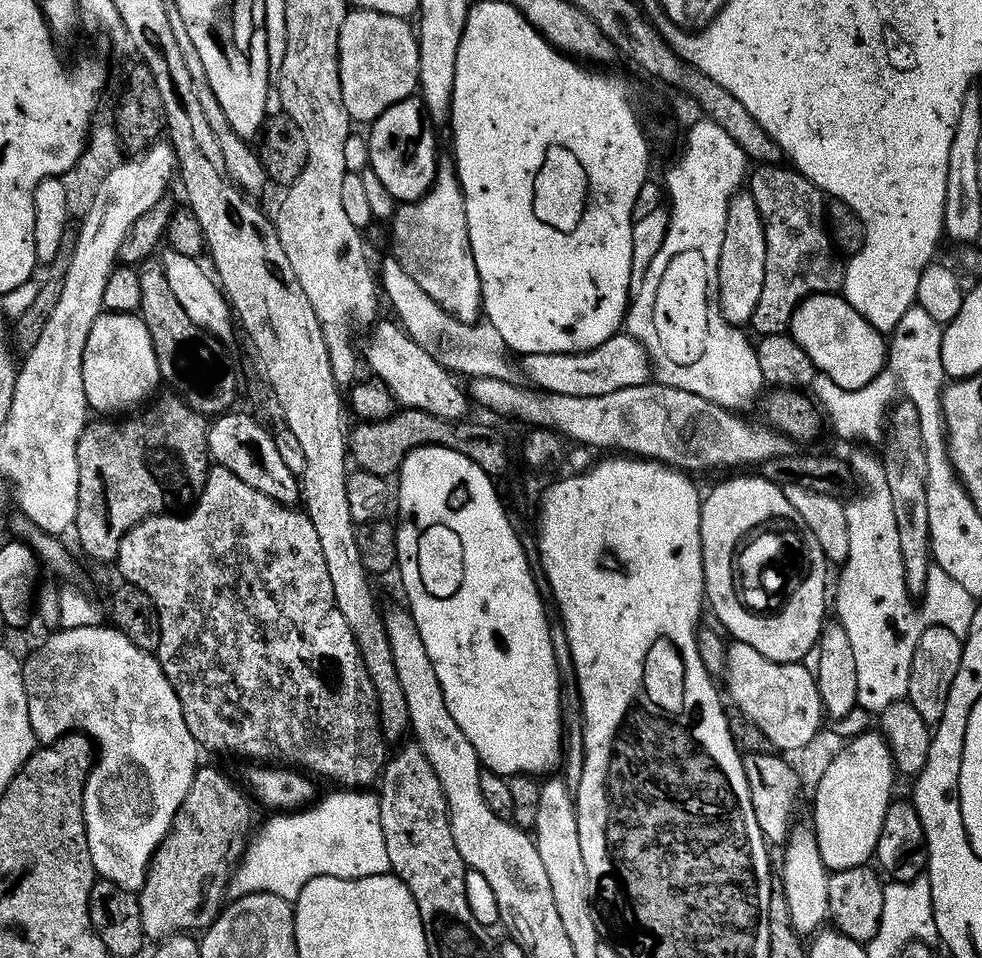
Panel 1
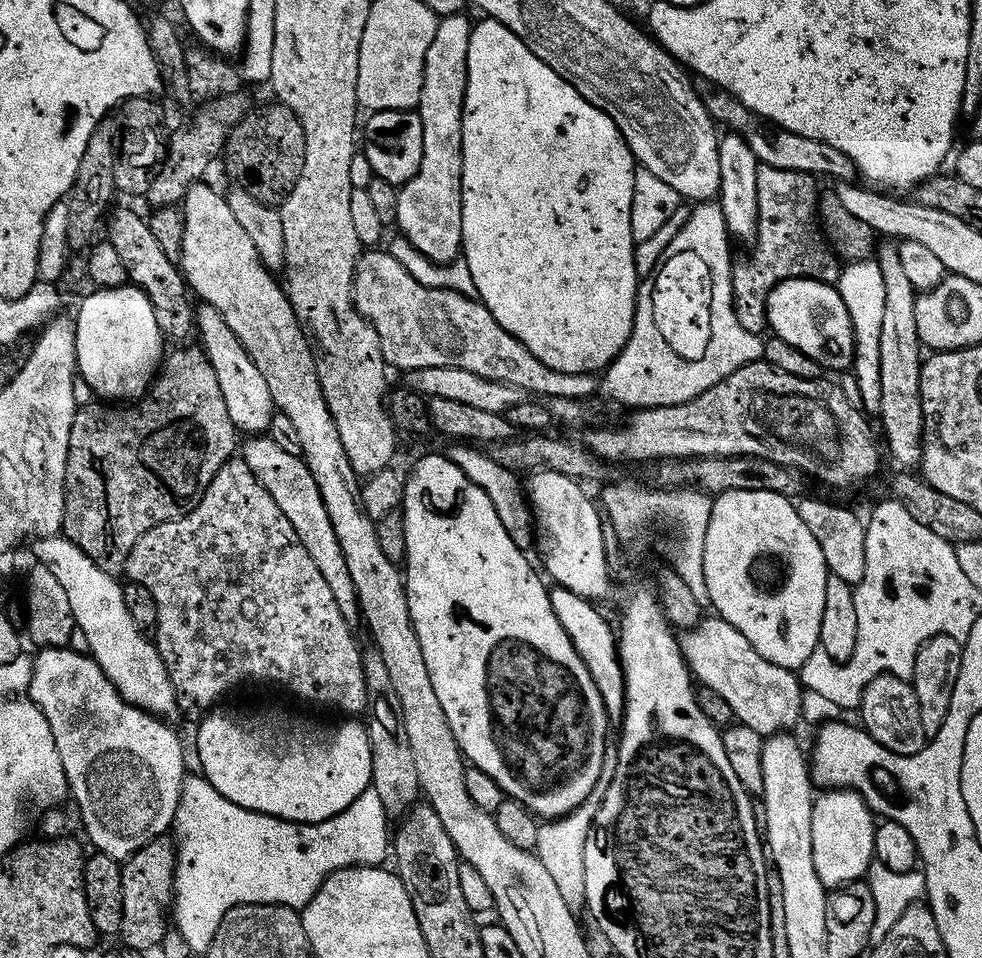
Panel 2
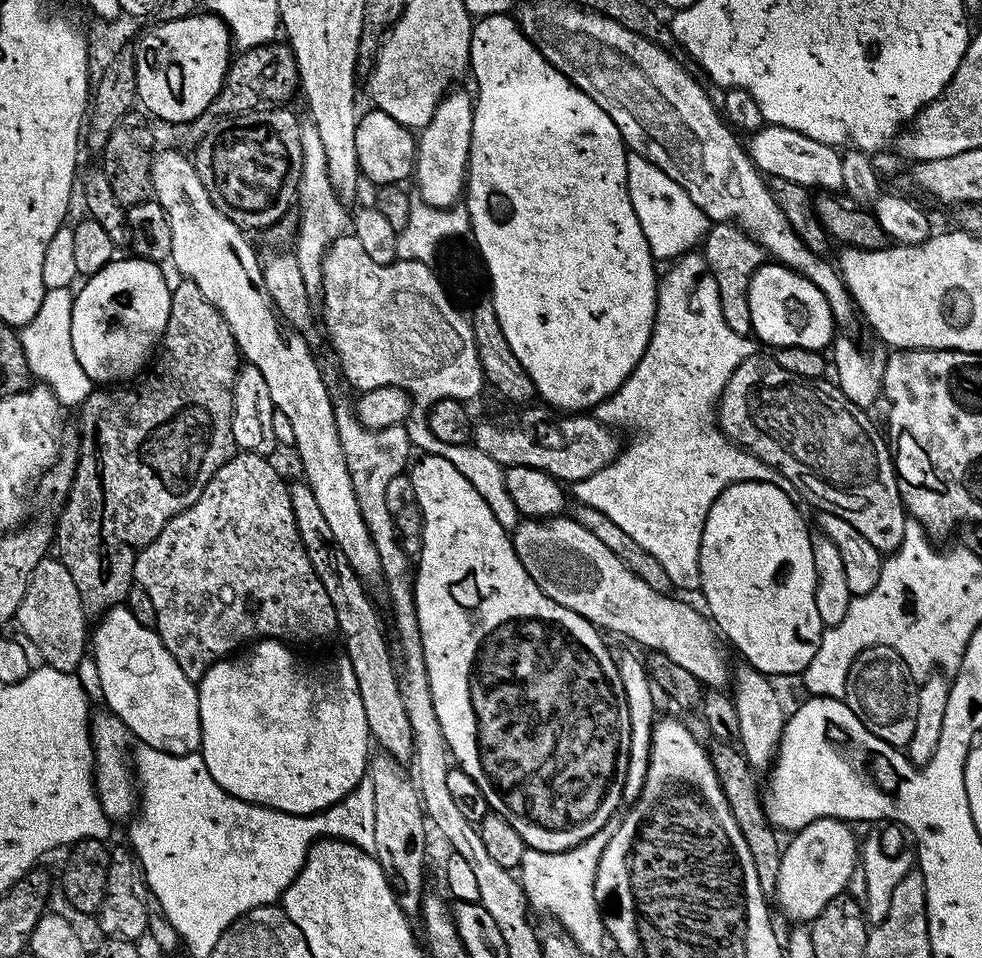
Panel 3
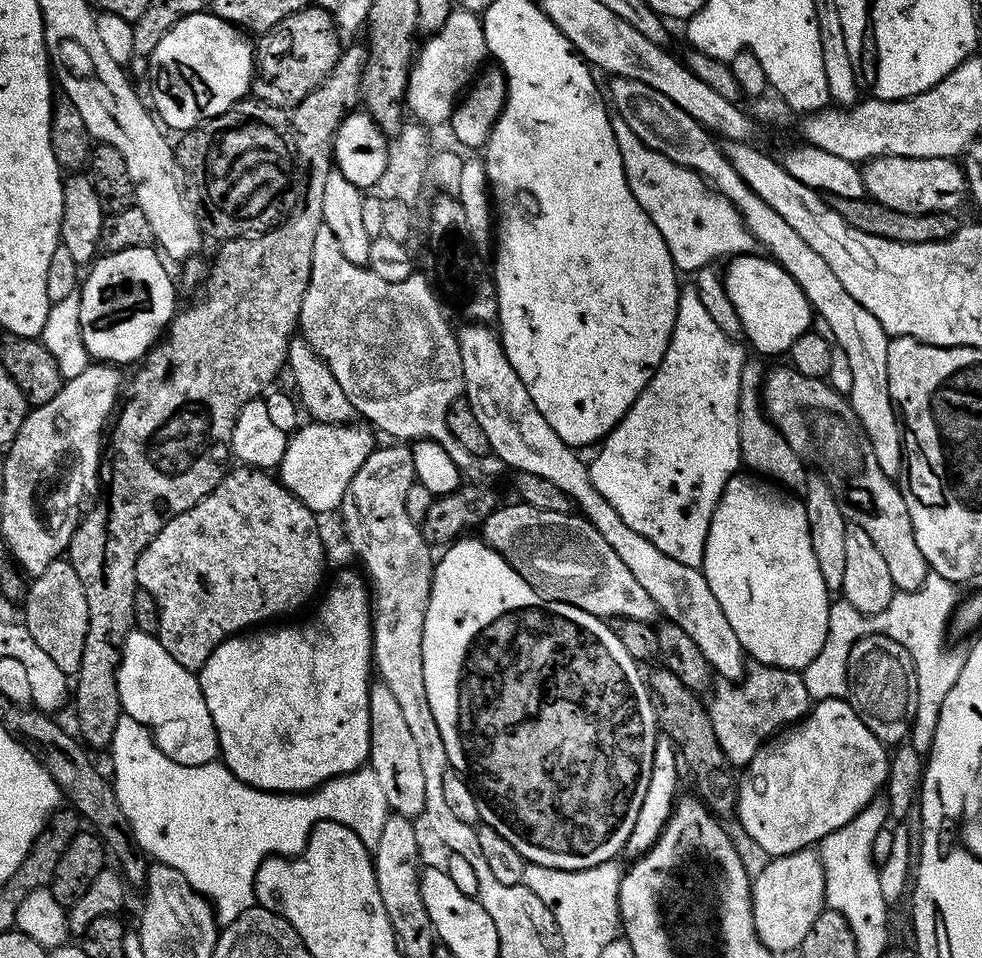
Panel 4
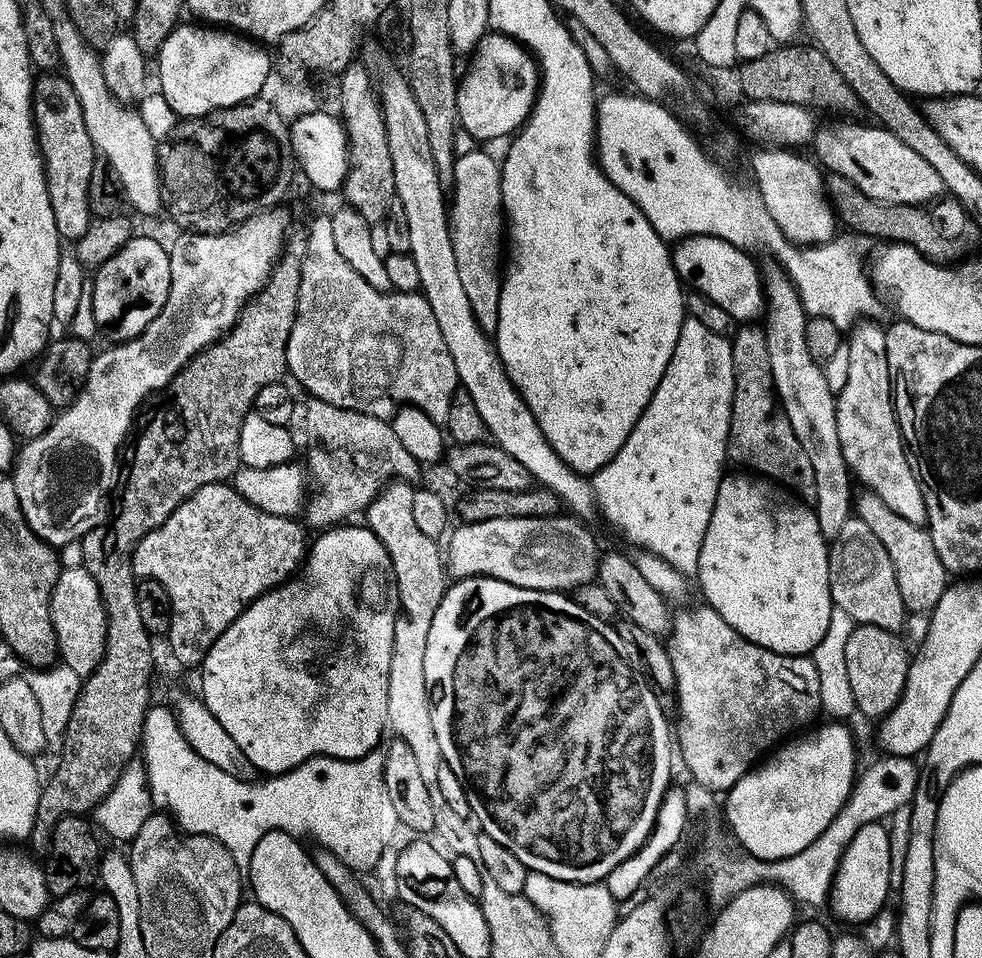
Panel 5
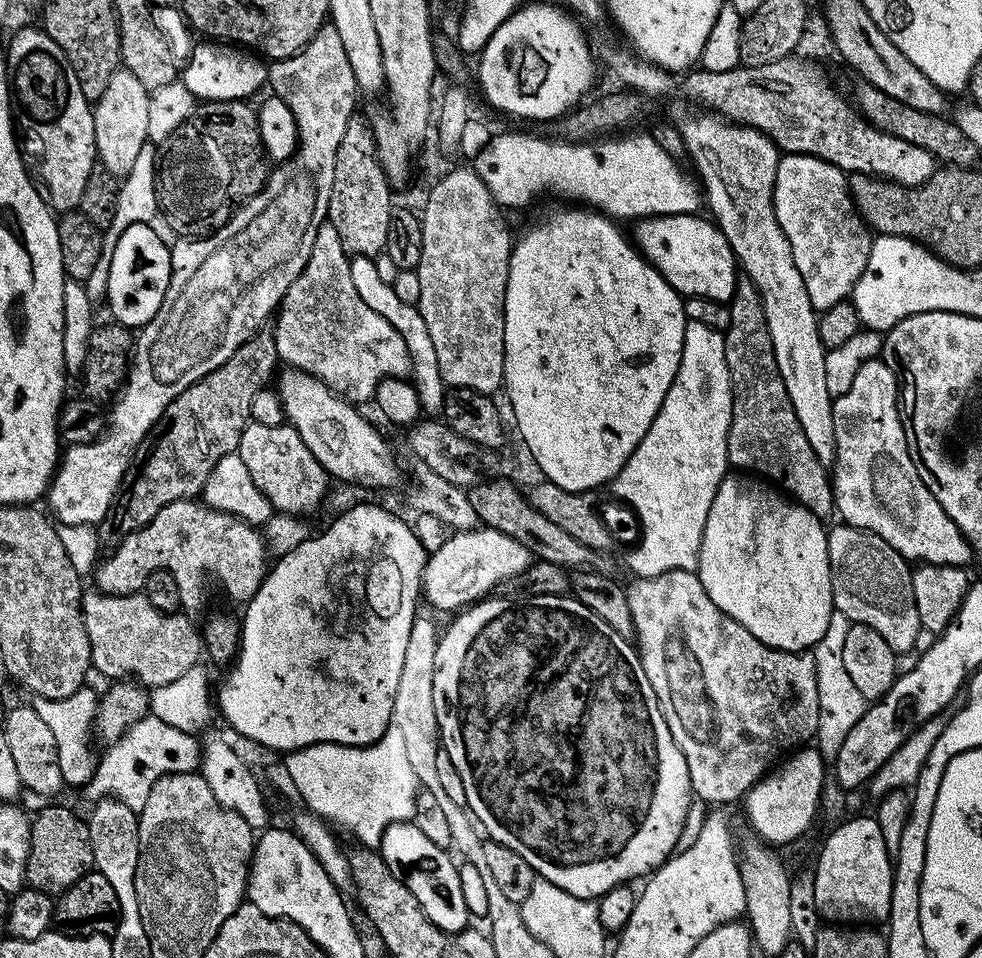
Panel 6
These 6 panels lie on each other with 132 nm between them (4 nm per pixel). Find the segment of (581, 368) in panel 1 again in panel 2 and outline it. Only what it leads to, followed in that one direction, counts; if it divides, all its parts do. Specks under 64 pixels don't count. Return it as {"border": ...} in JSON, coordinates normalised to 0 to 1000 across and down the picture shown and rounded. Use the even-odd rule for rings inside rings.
{"border":[[[375,261],[363,273],[363,289],[358,295],[358,313],[363,322],[381,340],[387,350],[387,364],[392,377],[406,386],[433,384],[434,382],[460,382],[466,386],[479,386],[487,395],[518,401],[550,415],[580,415],[595,418],[609,405],[609,397],[601,388],[568,388],[548,378],[527,353],[523,353],[499,328],[488,312],[481,312],[455,301],[435,301],[424,293],[413,279],[394,261]]]}

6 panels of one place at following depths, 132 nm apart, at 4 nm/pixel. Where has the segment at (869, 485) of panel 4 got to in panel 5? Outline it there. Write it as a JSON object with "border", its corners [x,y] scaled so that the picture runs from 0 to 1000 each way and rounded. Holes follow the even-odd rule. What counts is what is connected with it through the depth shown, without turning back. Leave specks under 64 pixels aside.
{"border":[[[880,511],[871,519],[870,538],[894,561],[894,566],[902,570],[902,578],[906,578],[906,587],[910,587],[910,601],[914,603],[914,616],[919,620],[922,636],[929,641],[945,641],[953,634],[955,624],[967,612],[967,599],[959,591],[955,576],[951,574],[951,566],[947,557],[938,548],[923,545],[919,537],[910,537],[894,516]]]}

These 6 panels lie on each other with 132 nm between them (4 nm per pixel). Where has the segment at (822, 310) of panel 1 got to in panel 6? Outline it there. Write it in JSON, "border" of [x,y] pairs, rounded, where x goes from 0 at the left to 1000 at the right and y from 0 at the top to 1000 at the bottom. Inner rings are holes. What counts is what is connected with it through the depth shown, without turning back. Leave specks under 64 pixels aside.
{"border":[[[700,221],[699,223],[682,223],[681,225],[658,225],[647,231],[648,246],[646,254],[653,267],[664,279],[669,280],[678,290],[680,297],[692,306],[693,310],[714,309],[724,313],[744,314],[749,306],[752,291],[752,272],[745,264],[743,253],[739,253],[739,244],[724,229],[716,230],[716,224]]]}

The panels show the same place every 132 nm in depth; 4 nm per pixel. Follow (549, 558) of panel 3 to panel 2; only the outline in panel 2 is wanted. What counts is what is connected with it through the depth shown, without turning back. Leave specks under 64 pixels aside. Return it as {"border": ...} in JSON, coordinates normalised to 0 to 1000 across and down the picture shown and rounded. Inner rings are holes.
{"border":[[[721,641],[709,656],[691,665],[692,682],[701,692],[701,700],[716,717],[735,724],[753,755],[764,758],[773,768],[810,761],[815,748],[817,715],[812,703],[797,697],[772,683],[756,662],[734,643]]]}

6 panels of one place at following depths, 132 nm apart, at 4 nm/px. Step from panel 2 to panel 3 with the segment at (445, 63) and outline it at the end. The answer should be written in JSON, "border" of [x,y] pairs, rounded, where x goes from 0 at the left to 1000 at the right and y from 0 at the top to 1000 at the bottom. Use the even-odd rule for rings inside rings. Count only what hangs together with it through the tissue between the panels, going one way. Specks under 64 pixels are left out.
{"border":[[[464,95],[455,97],[442,115],[437,129],[426,138],[422,189],[428,205],[438,216],[457,217],[475,200],[479,144],[483,132],[483,100],[480,95]]]}

